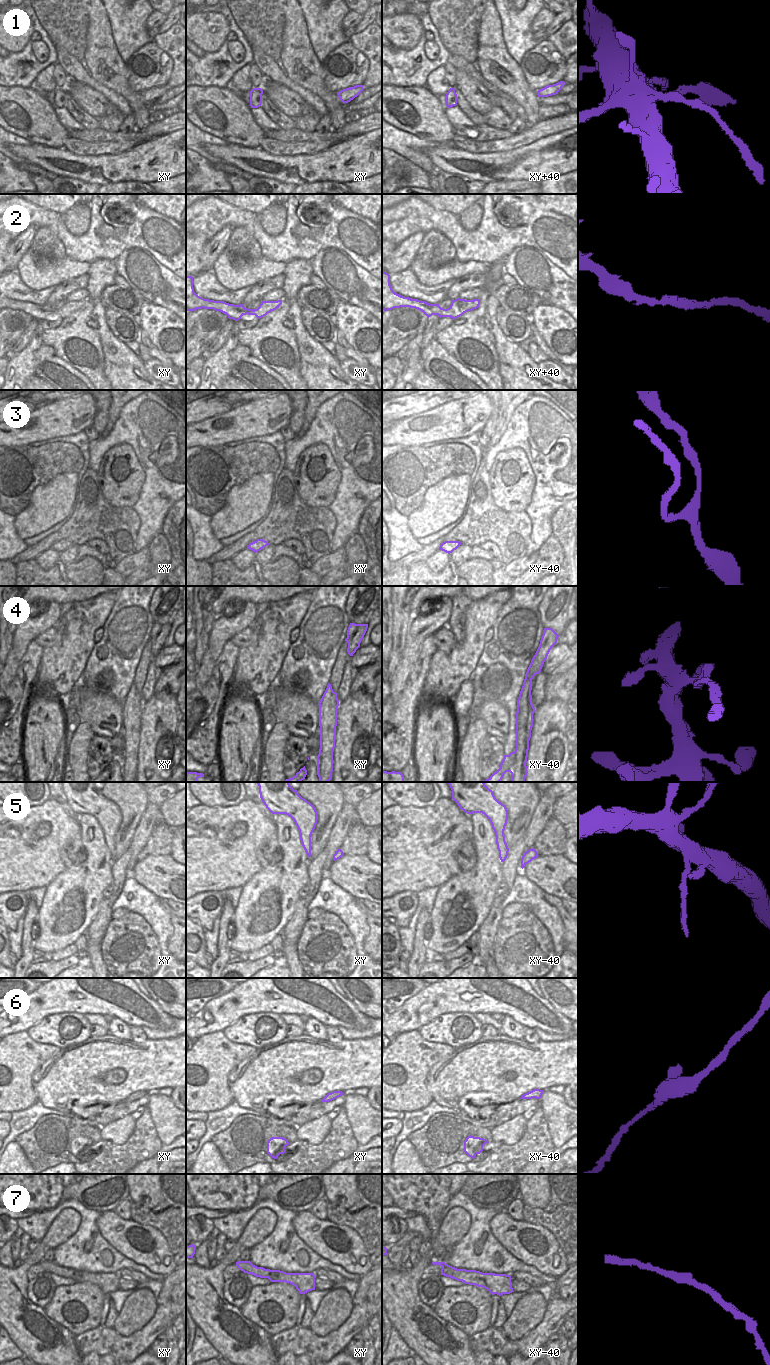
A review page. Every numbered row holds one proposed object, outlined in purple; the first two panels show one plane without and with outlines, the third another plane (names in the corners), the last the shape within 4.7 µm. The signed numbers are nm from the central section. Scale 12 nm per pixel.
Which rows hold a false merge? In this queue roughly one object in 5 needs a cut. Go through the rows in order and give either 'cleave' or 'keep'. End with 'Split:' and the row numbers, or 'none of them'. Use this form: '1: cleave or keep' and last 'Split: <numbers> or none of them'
1: cleave
2: keep
3: keep
4: cleave
5: keep
6: keep
7: keep
Split: 1, 4

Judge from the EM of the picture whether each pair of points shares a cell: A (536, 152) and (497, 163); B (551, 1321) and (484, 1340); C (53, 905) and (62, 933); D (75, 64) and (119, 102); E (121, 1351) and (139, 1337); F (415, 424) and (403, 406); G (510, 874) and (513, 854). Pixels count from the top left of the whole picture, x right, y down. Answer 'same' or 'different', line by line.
A: same
B: same
C: same
D: same
E: same
F: different
G: same

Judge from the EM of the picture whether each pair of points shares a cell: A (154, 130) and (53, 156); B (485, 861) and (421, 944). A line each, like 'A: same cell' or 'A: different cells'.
A: different cells
B: different cells

